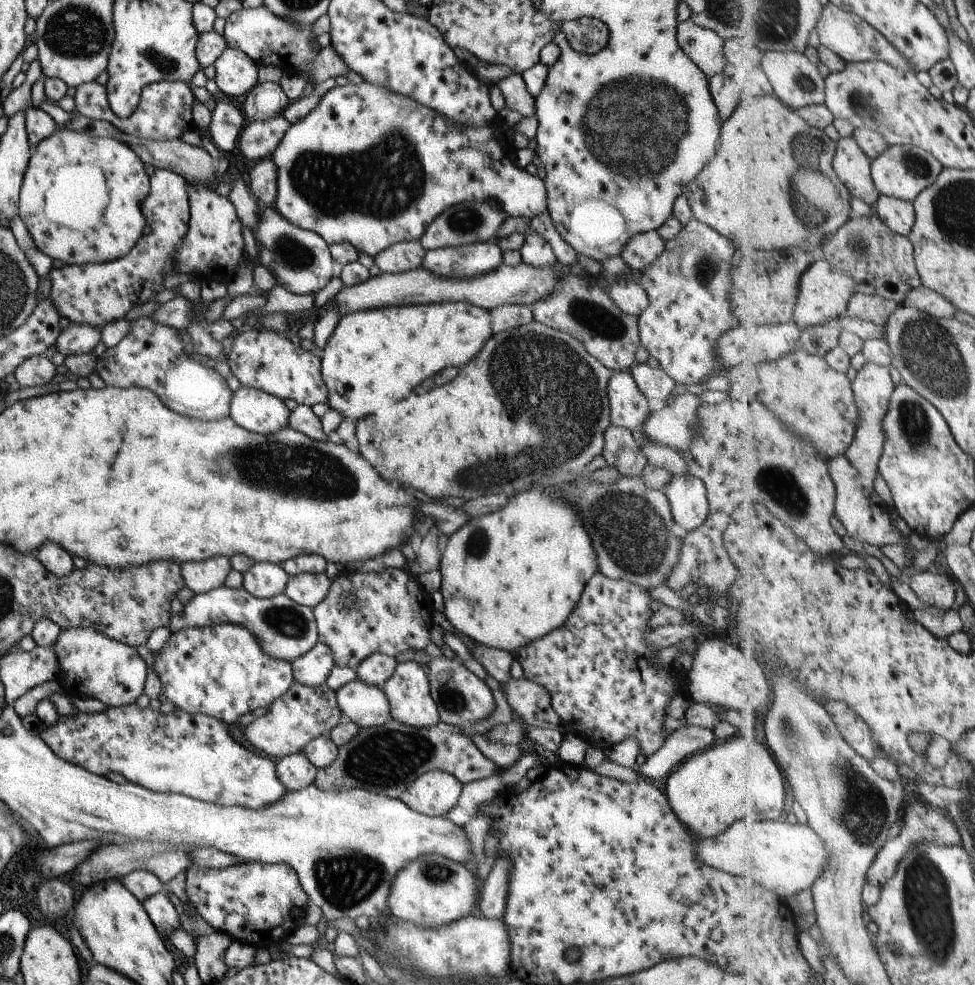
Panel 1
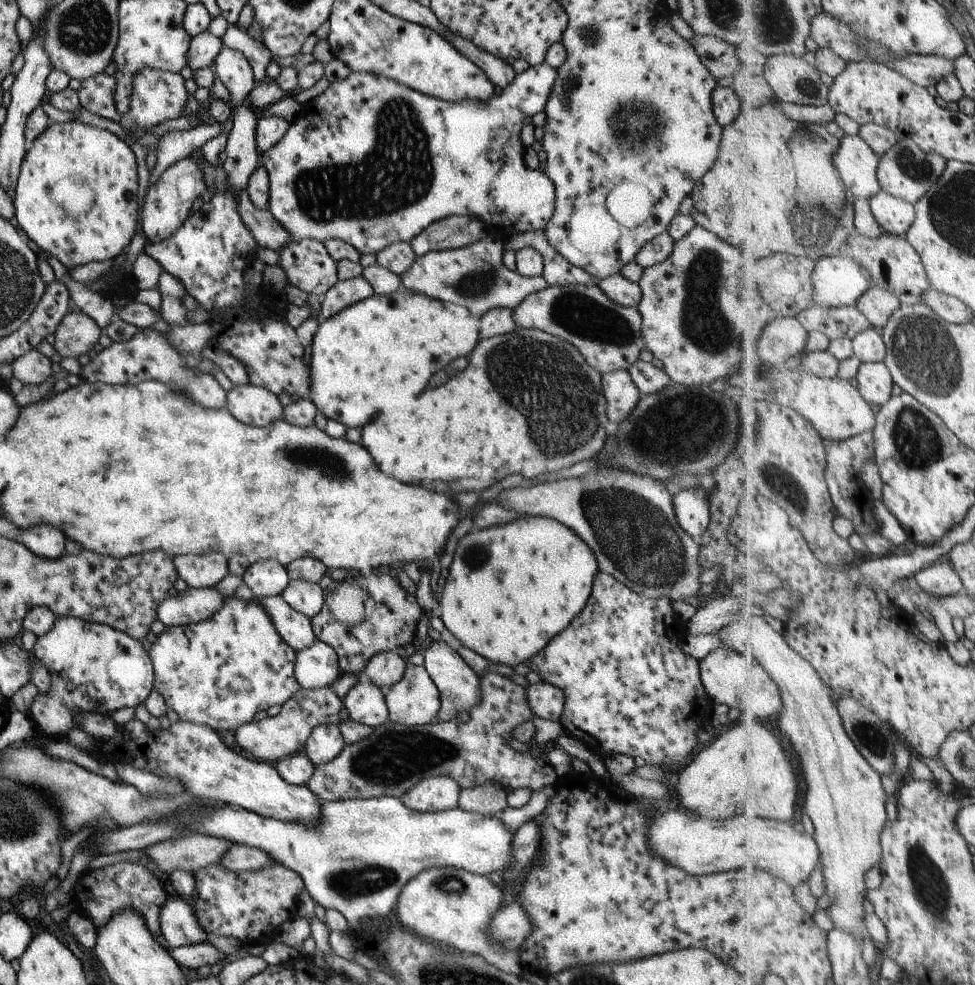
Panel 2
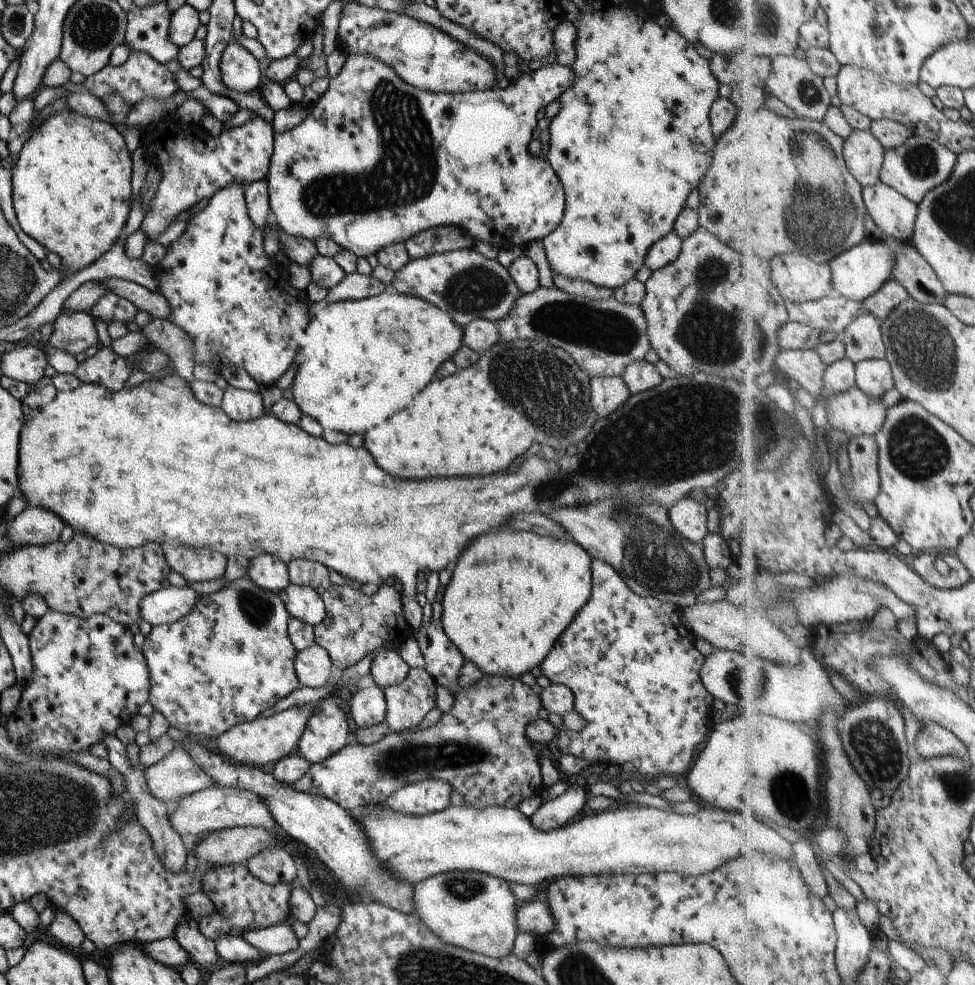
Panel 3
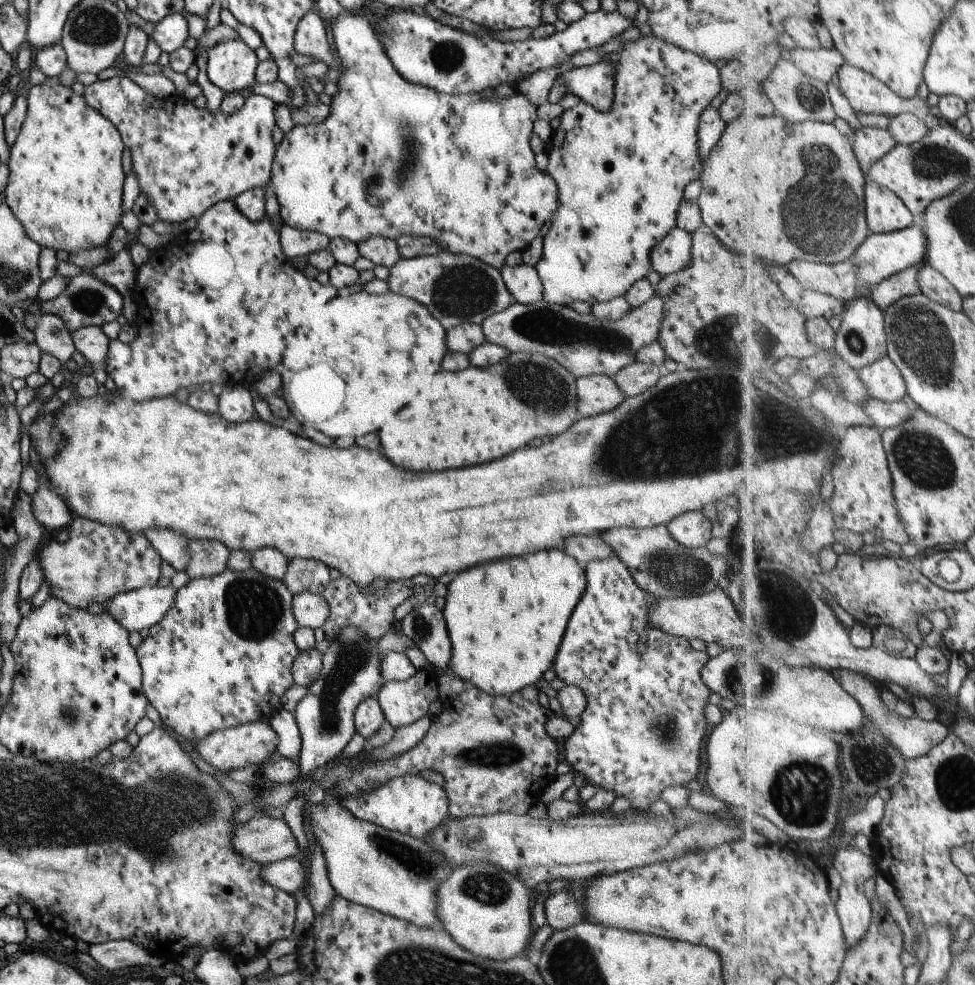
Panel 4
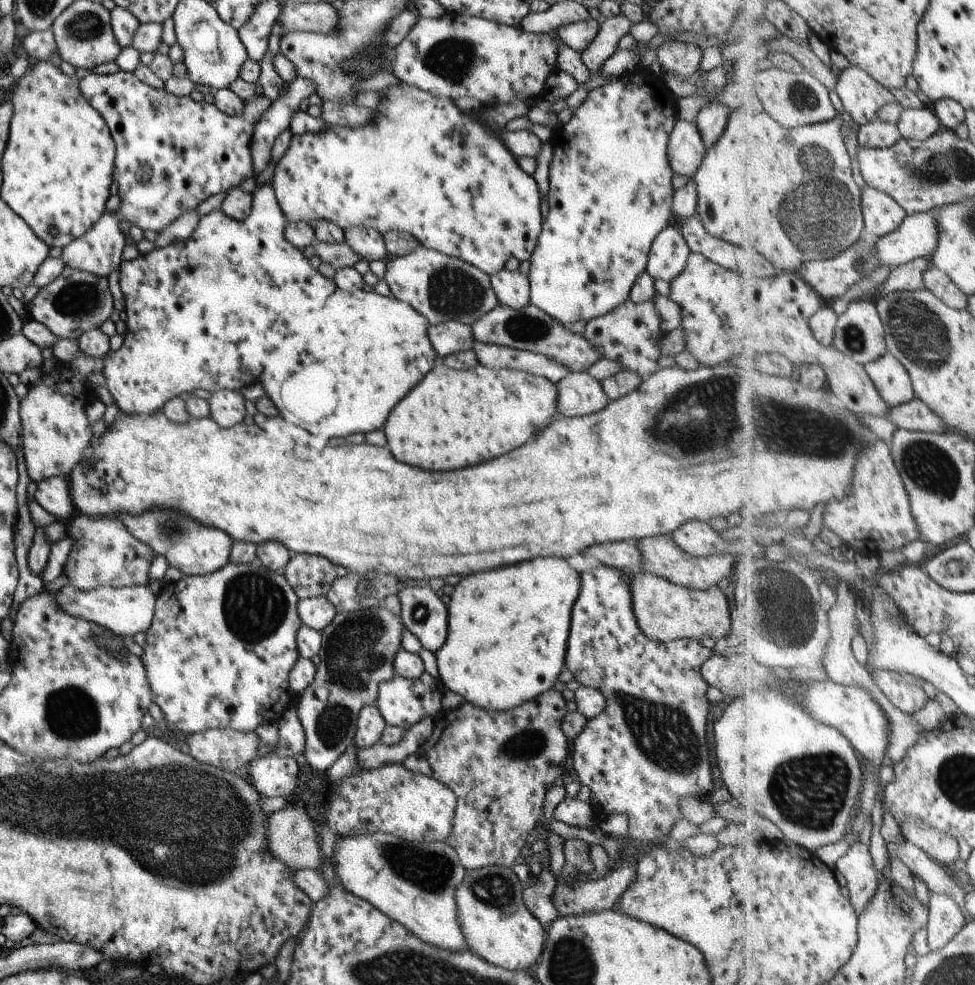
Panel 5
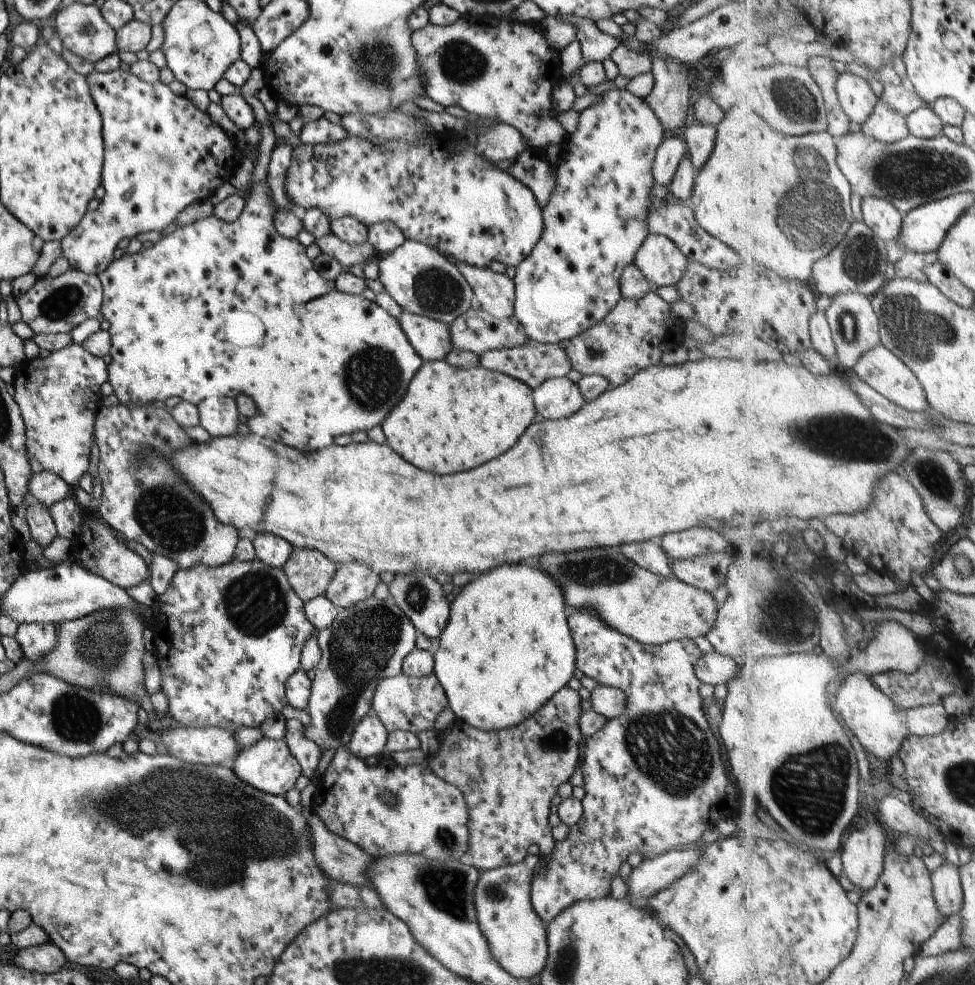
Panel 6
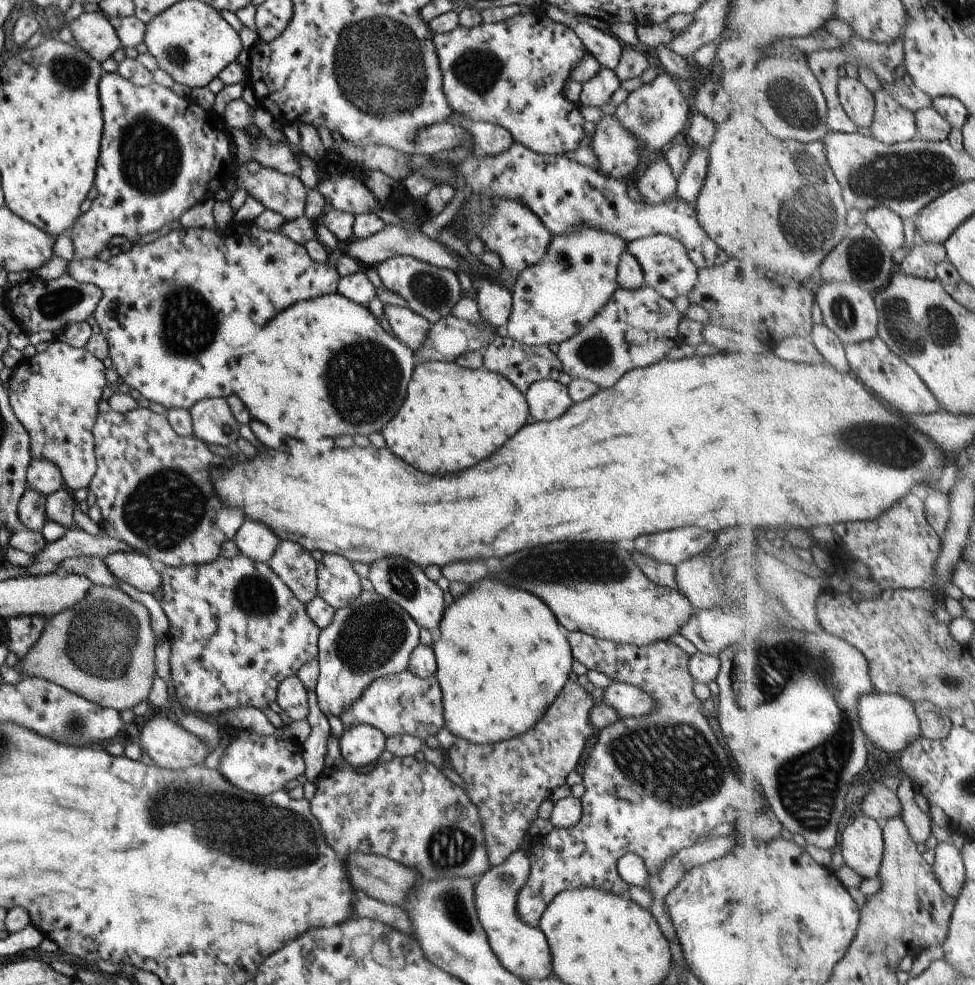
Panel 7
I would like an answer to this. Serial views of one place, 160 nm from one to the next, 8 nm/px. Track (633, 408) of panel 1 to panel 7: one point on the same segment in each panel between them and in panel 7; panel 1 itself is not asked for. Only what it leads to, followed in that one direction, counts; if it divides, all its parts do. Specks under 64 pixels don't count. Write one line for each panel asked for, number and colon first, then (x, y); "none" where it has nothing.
2: (620, 396)
3: (605, 393)
4: (596, 393)
5: (578, 393)
6: (558, 396)
7: (546, 399)

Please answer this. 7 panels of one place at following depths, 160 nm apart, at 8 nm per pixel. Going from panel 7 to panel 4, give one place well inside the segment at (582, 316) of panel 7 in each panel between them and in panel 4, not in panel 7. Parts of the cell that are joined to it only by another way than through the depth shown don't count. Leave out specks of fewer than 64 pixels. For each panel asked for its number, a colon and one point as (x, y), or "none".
4: (620, 173)
5: (609, 192)
6: (594, 220)

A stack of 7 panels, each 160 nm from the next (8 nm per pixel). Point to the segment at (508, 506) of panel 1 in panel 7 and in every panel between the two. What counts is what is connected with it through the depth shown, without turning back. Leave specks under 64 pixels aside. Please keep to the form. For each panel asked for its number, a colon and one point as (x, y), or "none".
2: (510, 589)
3: (511, 594)
4: (504, 619)
5: (507, 629)
6: (506, 649)
7: (501, 659)

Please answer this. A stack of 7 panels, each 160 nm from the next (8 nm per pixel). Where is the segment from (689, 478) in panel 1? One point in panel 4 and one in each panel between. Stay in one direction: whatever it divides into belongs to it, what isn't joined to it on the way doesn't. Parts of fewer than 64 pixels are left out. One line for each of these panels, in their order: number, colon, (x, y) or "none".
2: (690, 507)
3: (690, 519)
4: (691, 530)

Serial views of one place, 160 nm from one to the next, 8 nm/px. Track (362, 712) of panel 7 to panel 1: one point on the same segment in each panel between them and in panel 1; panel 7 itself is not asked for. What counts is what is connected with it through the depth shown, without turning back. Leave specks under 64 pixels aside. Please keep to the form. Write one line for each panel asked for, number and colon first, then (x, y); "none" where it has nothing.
1: (407, 689)
2: (413, 701)
3: (406, 703)
4: (401, 703)
5: (402, 702)
6: (401, 703)

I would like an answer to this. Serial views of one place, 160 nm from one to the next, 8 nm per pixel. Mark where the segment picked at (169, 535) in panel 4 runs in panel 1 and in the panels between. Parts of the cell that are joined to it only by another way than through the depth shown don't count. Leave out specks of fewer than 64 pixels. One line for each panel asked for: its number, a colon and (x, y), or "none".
1: (202, 576)
2: (198, 572)
3: (193, 565)

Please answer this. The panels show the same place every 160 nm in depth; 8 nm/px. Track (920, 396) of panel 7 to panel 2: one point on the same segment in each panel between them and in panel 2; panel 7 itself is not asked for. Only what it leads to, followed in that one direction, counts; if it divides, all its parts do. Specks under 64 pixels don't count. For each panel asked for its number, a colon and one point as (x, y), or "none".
2: (874, 381)
3: (875, 377)
4: (885, 380)
5: (892, 380)
6: (881, 369)

